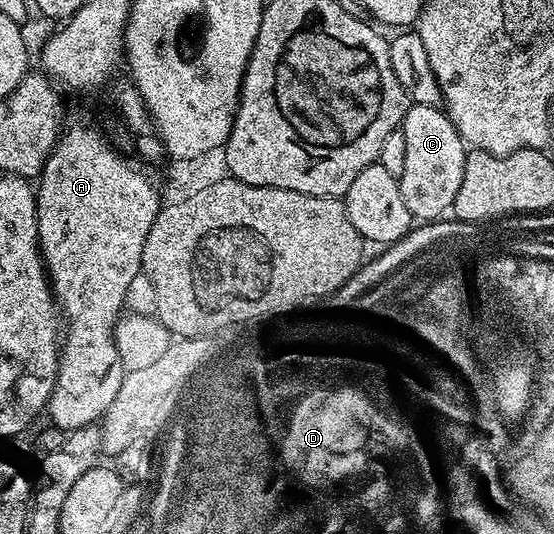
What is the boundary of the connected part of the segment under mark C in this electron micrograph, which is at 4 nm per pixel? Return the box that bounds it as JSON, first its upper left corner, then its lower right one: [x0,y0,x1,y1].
[399,103,467,221]

